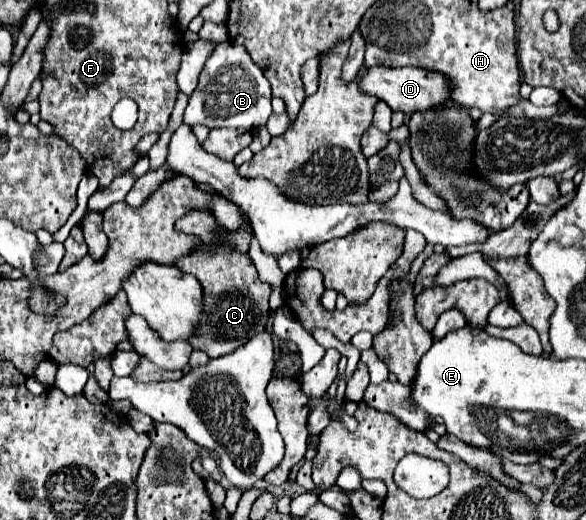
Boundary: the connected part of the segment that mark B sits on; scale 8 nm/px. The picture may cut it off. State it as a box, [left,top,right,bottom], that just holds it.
[184,42,272,128]

